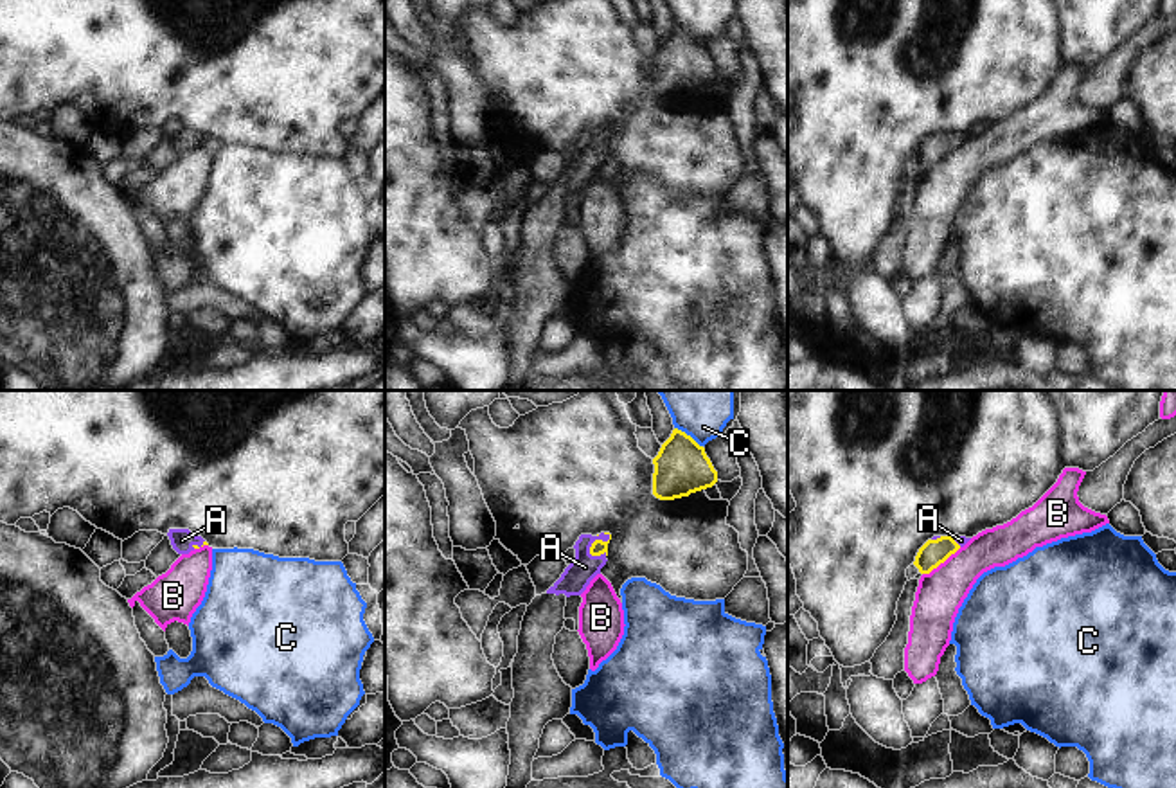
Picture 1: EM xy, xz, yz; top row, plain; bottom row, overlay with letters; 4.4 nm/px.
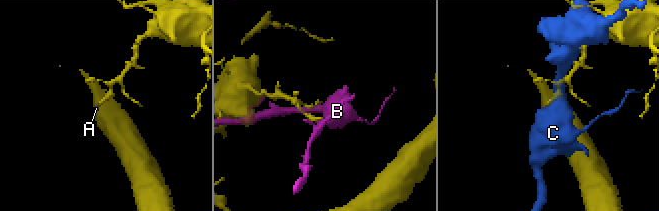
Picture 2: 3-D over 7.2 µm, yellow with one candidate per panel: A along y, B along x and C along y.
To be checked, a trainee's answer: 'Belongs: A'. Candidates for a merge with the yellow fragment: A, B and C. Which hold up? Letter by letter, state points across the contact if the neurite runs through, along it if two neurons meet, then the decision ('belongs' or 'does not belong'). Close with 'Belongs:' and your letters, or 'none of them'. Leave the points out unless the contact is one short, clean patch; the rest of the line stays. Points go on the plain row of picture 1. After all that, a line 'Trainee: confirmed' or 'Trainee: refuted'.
A: across xz (597, 144), (596, 137), (585, 164) | belongs
B: does not belong
C: does not belong
Belongs: A
Trainee: confirmed

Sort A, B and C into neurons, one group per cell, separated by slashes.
A / B / C

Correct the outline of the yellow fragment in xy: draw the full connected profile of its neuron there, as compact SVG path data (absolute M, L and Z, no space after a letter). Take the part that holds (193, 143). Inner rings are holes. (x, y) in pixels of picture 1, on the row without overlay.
M169 126L167 133L178 151L189 151L194 146L209 142L201 133L196 133L189 126Z

